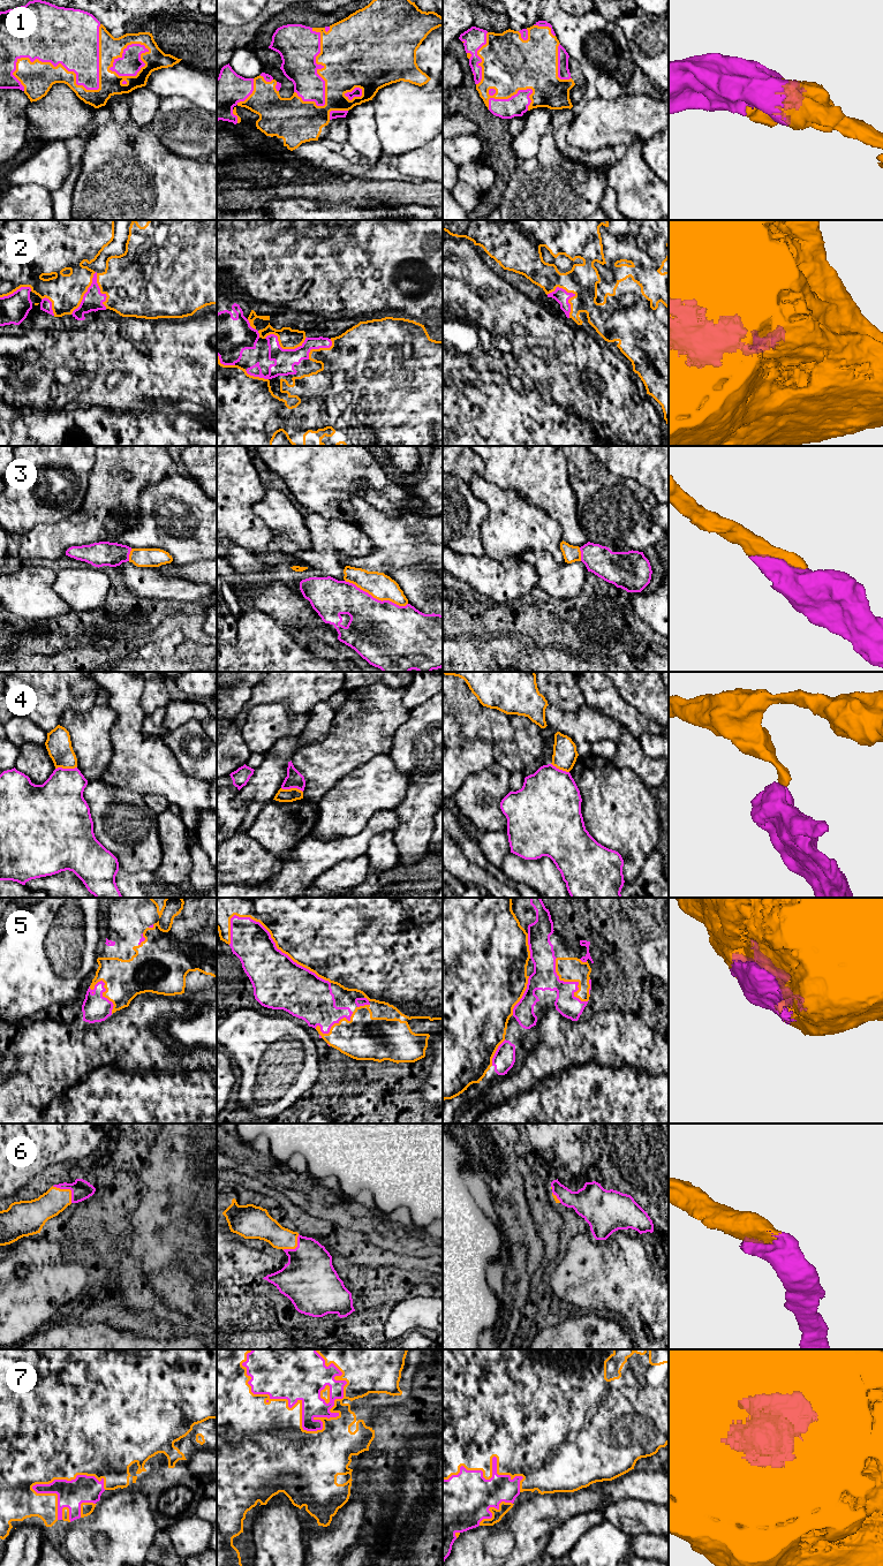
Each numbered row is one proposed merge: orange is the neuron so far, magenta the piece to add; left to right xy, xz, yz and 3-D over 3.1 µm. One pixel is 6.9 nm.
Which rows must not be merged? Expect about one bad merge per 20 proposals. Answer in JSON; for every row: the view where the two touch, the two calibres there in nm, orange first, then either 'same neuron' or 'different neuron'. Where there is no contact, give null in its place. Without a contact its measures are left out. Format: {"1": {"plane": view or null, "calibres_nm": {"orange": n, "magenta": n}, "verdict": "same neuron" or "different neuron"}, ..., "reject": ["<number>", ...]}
{"1": {"plane": "xy", "calibres_nm": {"orange": 170, "magenta": 300}, "verdict": "same neuron"}, "2": {"plane": "xy", "calibres_nm": {"orange": 240, "magenta": 140}, "verdict": "same neuron"}, "3": {"plane": "xz", "calibres_nm": {"orange": 180, "magenta": 440}, "verdict": "same neuron"}, "4": {"plane": "xy", "calibres_nm": {"orange": 180, "magenta": 340}, "verdict": "different neuron"}, "5": {"plane": "xz", "calibres_nm": {"orange": 480, "magenta": 360}, "verdict": "same neuron"}, "6": {"plane": "xy", "calibres_nm": {"orange": 180, "magenta": 140}, "verdict": "same neuron"}, "7": {"plane": "xz", "calibres_nm": {"orange": 440, "magenta": 420}, "verdict": "same neuron"}, "reject": ["4"]}

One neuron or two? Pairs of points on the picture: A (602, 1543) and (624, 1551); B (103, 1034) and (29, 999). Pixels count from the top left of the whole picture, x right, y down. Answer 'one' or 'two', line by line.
A: one
B: two

